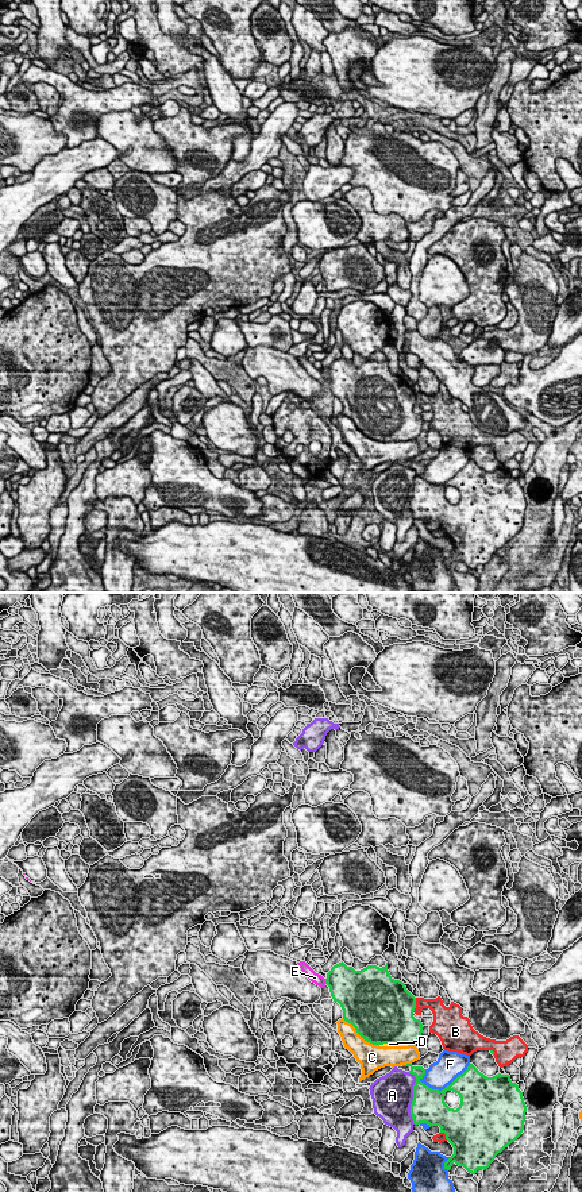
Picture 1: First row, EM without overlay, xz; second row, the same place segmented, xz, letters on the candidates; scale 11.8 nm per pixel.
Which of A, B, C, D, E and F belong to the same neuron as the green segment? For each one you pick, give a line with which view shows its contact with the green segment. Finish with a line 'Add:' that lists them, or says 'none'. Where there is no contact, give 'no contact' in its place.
D: meets green in xz
Add: D

